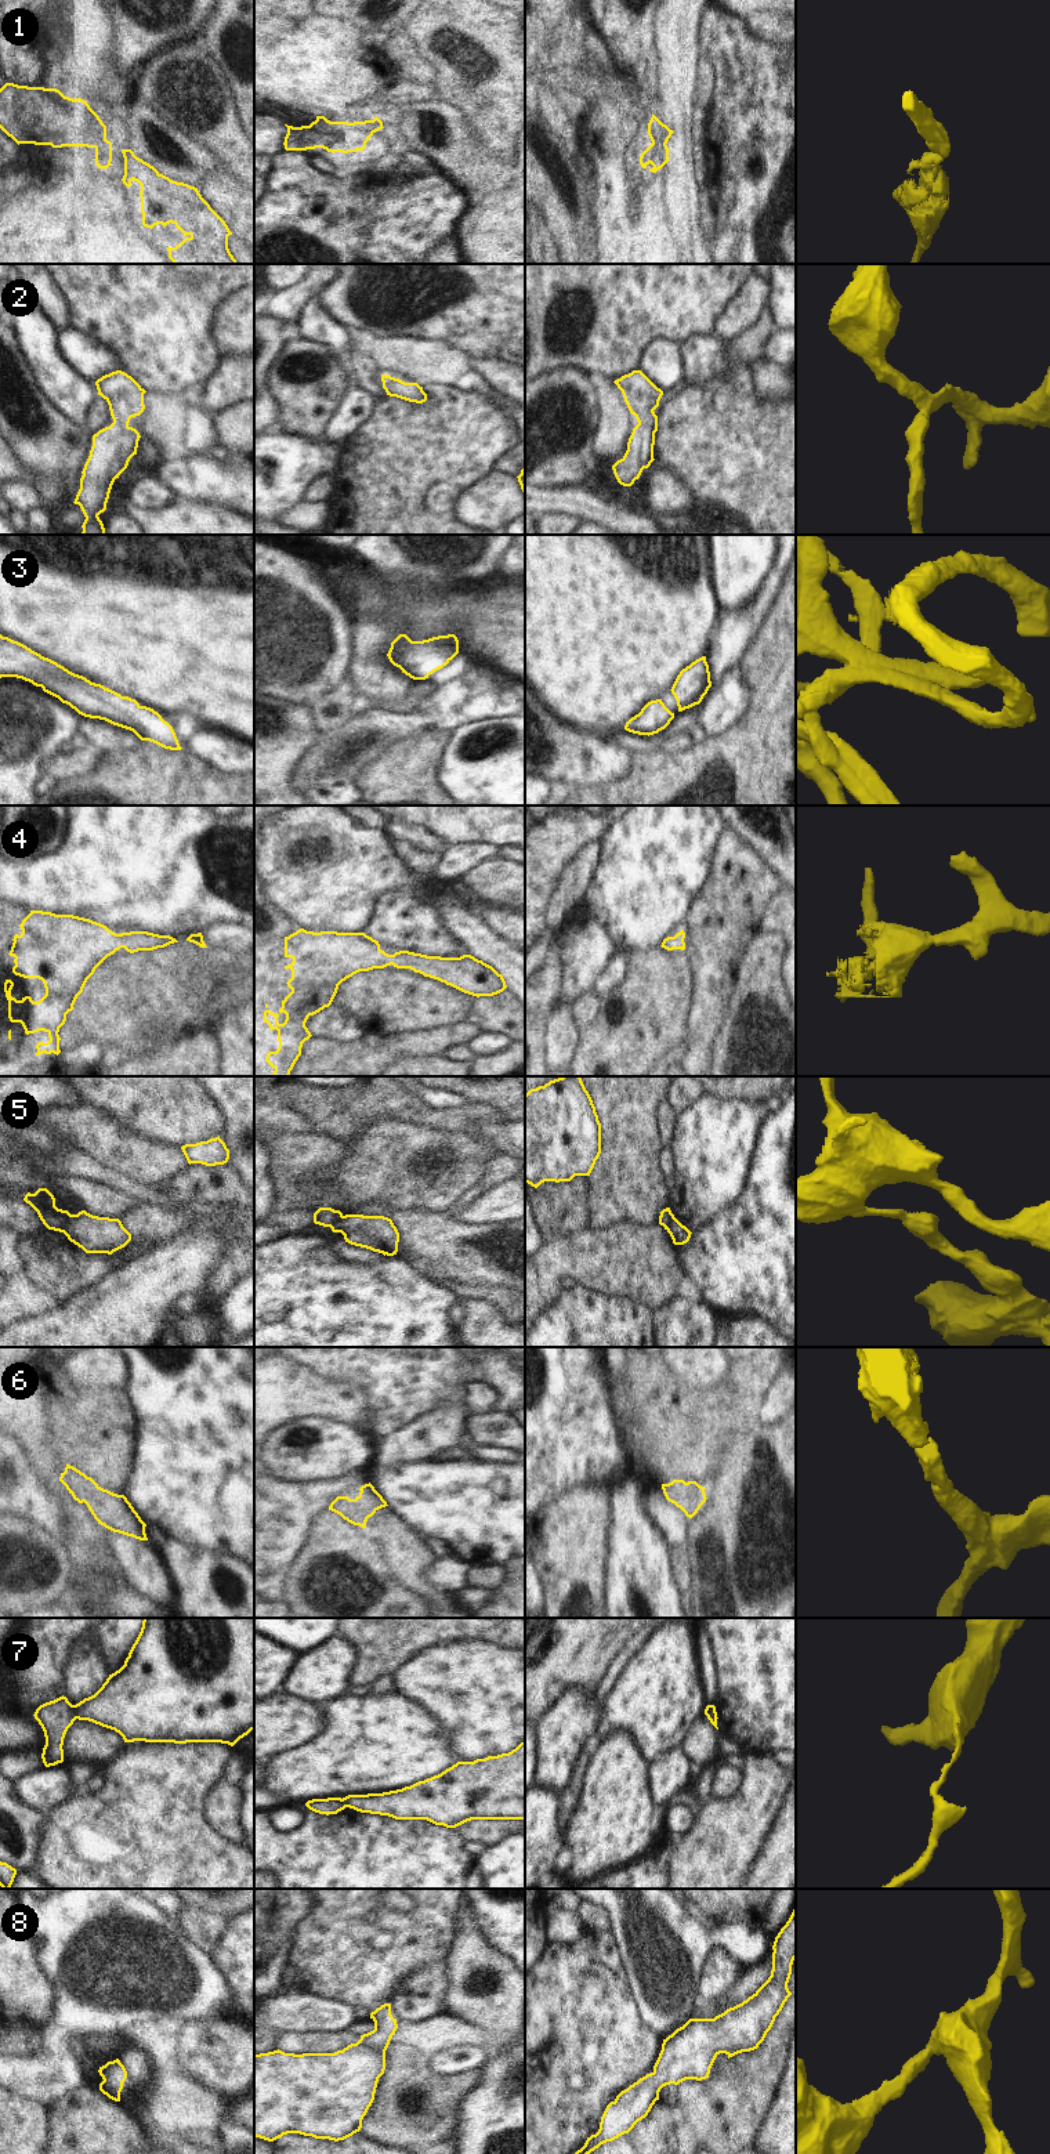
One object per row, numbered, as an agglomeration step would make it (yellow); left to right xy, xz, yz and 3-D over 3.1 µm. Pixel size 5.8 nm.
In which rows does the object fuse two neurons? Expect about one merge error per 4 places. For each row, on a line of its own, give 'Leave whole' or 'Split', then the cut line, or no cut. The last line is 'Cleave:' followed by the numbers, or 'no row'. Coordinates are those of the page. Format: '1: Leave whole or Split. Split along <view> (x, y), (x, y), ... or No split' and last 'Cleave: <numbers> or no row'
1: Leave whole. No split
2: Leave whole. No split
3: Leave whole. No split
4: Leave whole. No split
5: Split. Split along xy (71, 1215), (61, 1231)
6: Leave whole. No split
7: Split. Split along xy (72, 1705), (76, 1718)
8: Leave whole. No split
Cleave: 5, 7.

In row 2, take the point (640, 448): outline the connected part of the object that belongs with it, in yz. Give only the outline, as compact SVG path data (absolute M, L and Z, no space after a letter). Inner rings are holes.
M633 370L613 381L622 391L624 402L638 424L627 442L624 456L613 466L613 474L623 486L631 486L648 468L653 459L655 432L658 431L658 416L655 409L663 391L658 388L641 370Z

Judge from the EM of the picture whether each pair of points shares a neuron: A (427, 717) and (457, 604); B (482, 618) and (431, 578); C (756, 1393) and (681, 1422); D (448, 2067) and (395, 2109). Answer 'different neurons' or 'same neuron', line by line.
A: different neurons
B: different neurons
C: same neuron
D: different neurons

